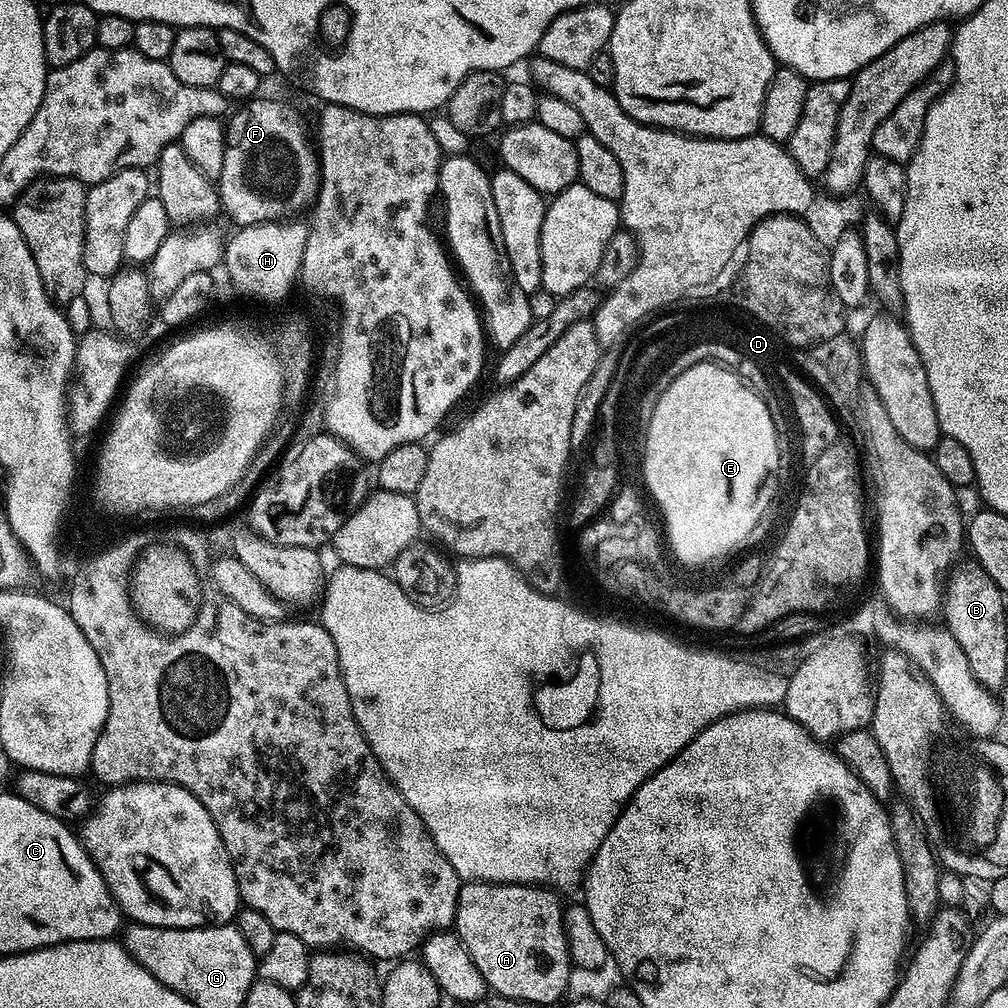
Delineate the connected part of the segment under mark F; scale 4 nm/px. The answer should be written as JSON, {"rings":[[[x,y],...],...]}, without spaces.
{"rings":[[[252,98],[236,113],[231,113],[232,121],[226,124],[226,159],[222,161],[222,174],[218,181],[220,203],[225,213],[229,212],[237,221],[237,225],[270,224],[284,222],[295,212],[315,201],[320,191],[320,162],[317,149],[308,141],[308,128],[300,117],[300,112],[292,104],[284,100],[260,100]]]}

